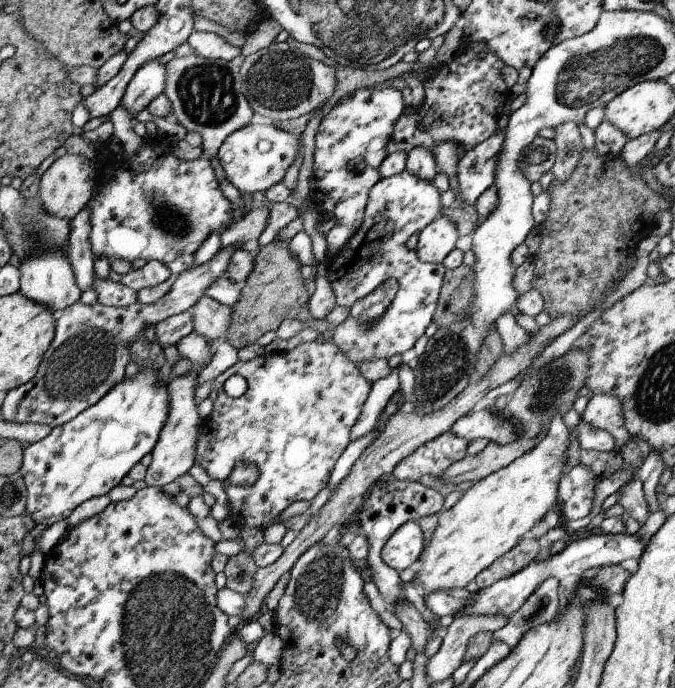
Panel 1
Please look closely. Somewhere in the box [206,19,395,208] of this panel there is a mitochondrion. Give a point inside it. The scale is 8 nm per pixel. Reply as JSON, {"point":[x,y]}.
{"point":[279,80]}

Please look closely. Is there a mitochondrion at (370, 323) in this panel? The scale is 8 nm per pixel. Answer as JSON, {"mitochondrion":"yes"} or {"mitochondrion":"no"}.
{"mitochondrion":"no"}

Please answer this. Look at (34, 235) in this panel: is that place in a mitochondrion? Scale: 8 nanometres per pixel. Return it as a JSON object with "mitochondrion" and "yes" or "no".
{"mitochondrion":"yes"}

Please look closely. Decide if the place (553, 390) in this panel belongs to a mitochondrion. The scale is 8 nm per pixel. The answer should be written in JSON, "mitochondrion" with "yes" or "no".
{"mitochondrion":"yes"}

